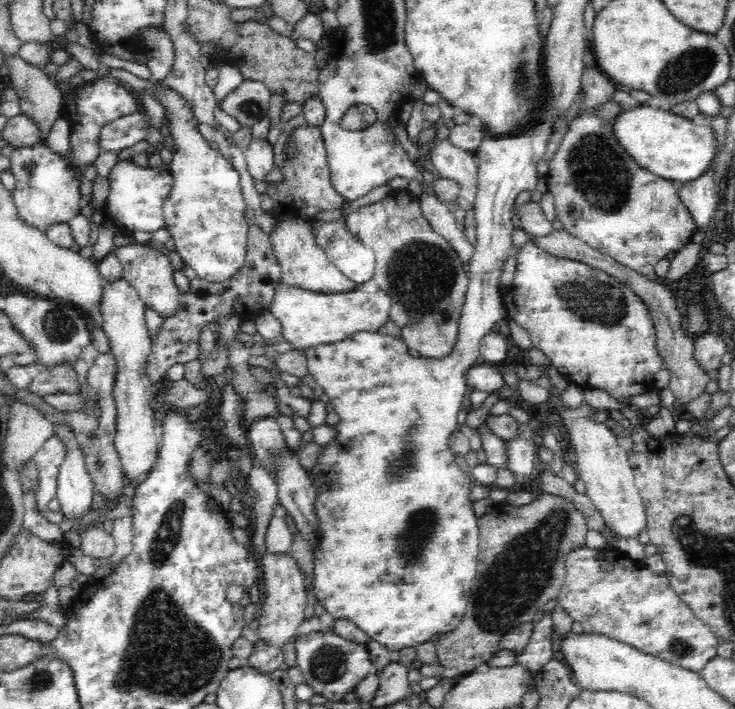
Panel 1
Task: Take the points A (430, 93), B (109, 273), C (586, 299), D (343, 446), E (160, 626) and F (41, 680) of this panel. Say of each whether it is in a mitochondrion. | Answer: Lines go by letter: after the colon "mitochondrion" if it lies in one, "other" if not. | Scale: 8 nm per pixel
A: other
B: other
C: mitochondrion
D: other
E: mitochondrion
F: mitochondrion

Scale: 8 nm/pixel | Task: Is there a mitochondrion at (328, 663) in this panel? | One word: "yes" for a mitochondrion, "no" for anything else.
yes

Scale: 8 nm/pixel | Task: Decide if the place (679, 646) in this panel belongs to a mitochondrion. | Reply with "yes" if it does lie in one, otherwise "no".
yes

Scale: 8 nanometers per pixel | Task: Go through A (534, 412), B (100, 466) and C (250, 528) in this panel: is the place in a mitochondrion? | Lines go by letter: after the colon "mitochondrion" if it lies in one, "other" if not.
A: other
B: mitochondrion
C: other

